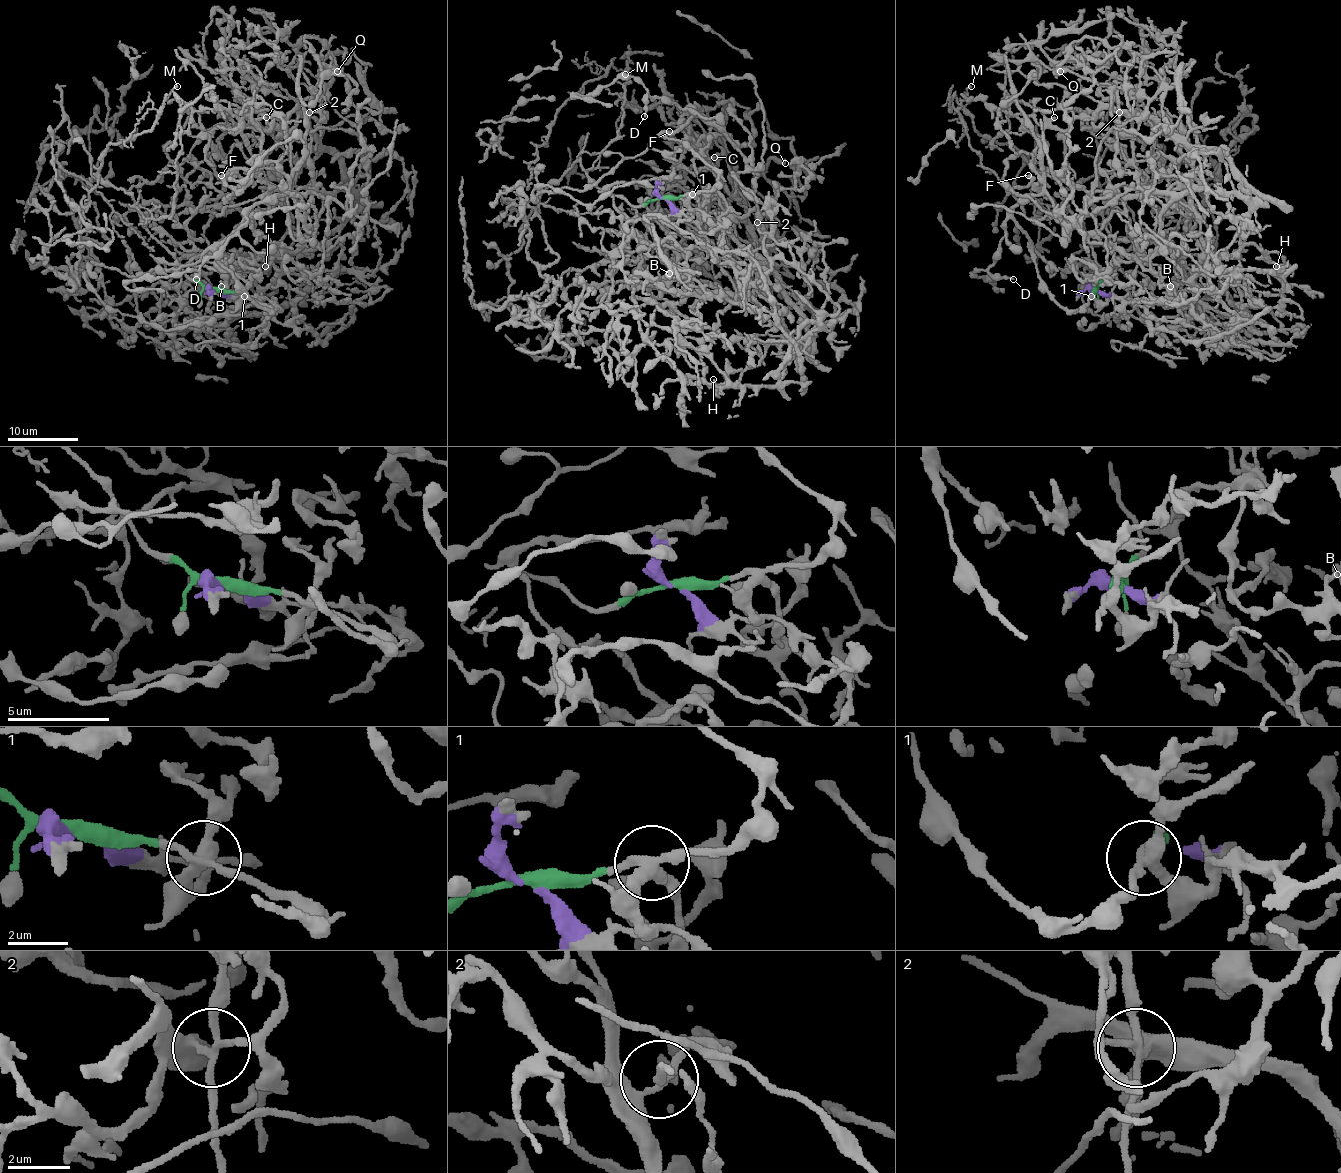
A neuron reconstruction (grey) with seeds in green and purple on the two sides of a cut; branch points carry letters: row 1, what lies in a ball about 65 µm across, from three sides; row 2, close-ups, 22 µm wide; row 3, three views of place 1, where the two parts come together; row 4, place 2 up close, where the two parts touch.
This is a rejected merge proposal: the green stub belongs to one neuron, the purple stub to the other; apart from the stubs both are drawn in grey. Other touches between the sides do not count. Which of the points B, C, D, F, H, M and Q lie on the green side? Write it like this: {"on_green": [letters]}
{"on_green": ["D", "M"]}

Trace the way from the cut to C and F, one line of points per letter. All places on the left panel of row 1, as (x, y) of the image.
C: (214, 291), (275, 301), (274, 317), (319, 340), (371, 289), (365, 176), (268, 190), (251, 174), (267, 118)
F: (214, 291), (319, 340), (379, 259), (365, 176), (279, 194), (263, 151), (244, 187), (221, 174)

